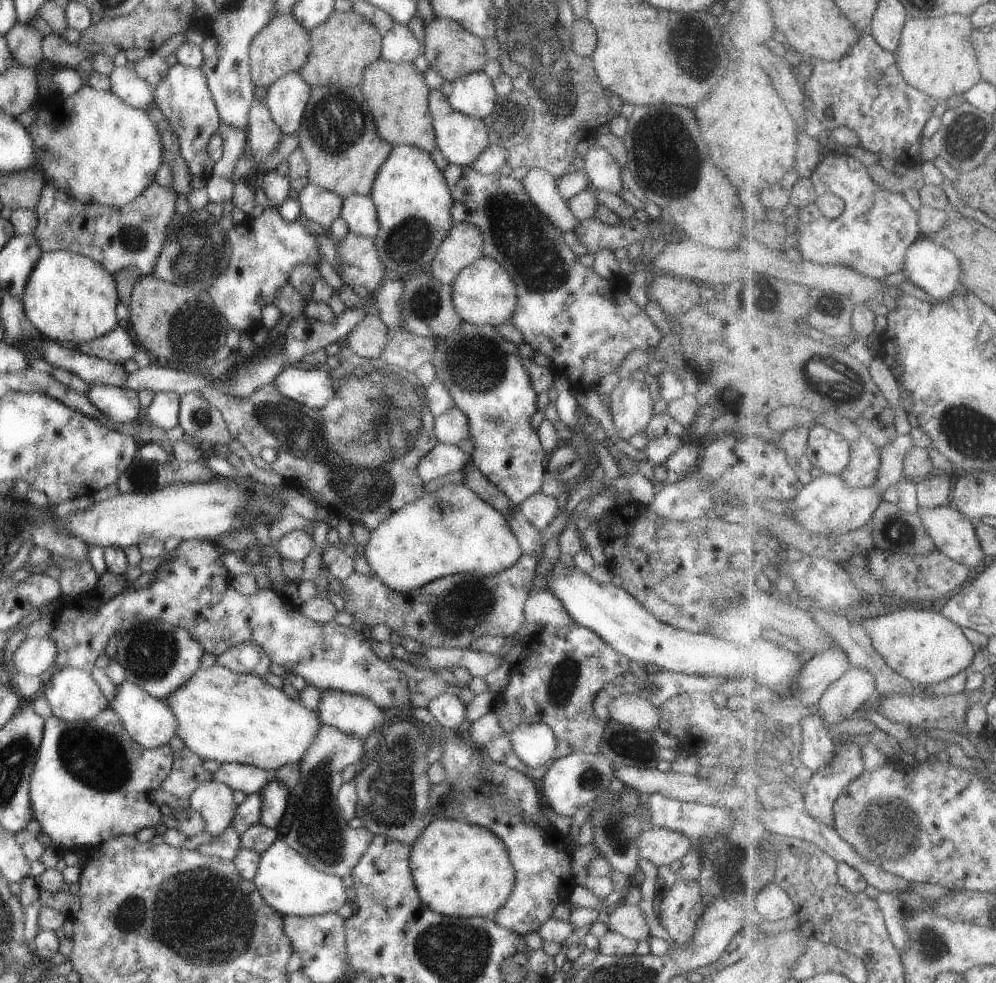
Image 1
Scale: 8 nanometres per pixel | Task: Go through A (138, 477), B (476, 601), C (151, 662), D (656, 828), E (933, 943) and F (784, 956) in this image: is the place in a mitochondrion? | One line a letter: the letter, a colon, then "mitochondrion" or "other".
A: other
B: mitochondrion
C: mitochondrion
D: other
E: mitochondrion
F: other

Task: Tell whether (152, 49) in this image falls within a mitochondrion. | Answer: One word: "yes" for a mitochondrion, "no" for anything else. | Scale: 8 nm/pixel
no

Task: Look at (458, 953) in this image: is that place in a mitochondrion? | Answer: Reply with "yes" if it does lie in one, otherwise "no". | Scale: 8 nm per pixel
yes

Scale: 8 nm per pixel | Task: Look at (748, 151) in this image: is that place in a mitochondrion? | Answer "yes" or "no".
no

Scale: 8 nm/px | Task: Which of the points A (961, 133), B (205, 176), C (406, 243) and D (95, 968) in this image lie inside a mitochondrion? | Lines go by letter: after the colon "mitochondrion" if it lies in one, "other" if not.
A: mitochondrion
B: other
C: mitochondrion
D: other

